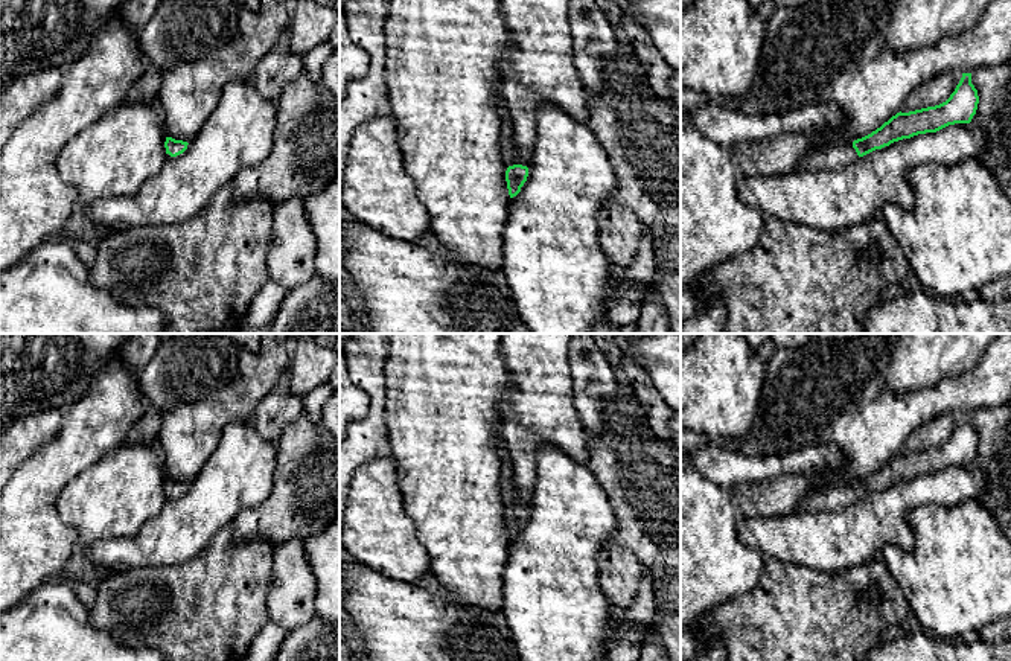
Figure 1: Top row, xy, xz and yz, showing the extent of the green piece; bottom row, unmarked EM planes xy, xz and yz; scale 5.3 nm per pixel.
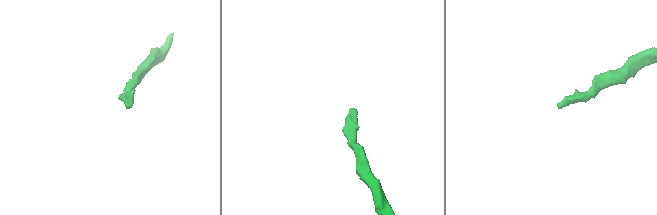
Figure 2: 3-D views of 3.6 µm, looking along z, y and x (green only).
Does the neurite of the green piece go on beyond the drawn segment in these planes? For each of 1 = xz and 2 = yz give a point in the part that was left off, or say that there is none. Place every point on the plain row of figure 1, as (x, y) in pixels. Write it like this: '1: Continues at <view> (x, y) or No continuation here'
1: Continues at xz (509, 489)
2: Continues at yz (833, 497)

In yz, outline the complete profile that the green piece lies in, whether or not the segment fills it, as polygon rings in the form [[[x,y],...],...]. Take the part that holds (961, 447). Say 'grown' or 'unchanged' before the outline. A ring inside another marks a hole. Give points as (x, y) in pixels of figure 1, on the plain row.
grown; [[[962,414],[950,439],[935,448],[909,454],[897,454],[871,475],[850,483],[828,484],[813,489],[793,512],[833,512],[856,503],[875,490],[918,475],[936,474],[949,466],[970,465],[979,445],[978,431],[971,425],[971,414]]]

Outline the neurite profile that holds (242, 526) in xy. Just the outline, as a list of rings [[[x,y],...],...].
[[[303,411],[277,440],[277,463],[271,495],[256,509],[242,510],[231,522],[236,538],[265,536],[273,547],[292,538],[321,533],[340,513],[340,440]]]

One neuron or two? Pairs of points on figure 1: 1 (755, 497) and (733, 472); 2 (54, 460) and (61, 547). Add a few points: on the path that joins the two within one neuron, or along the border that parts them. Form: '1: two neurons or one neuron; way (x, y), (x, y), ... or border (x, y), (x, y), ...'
1: two neurons; border (778, 475), (736, 486), (719, 486), (708, 480)
2: one neuron; way (43, 482), (43, 526)

